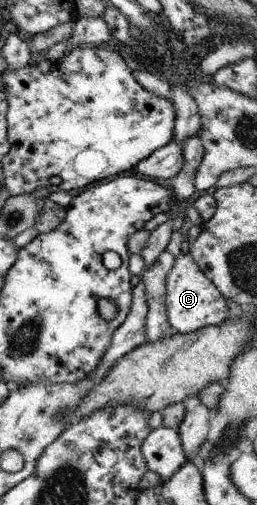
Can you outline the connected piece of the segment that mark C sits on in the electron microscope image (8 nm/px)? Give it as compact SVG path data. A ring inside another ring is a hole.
M181 252L177 258L174 258L173 268L167 274L165 288L165 306L173 331L189 334L207 326L219 326L229 316L226 298L203 274L189 252Z

